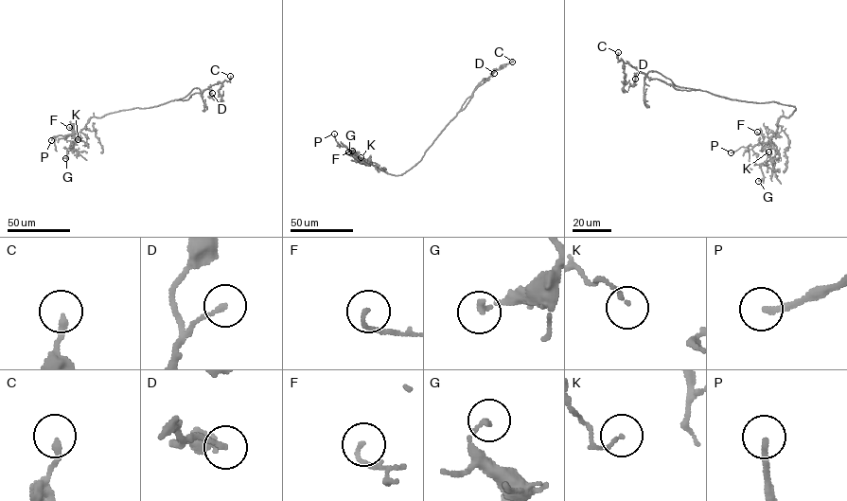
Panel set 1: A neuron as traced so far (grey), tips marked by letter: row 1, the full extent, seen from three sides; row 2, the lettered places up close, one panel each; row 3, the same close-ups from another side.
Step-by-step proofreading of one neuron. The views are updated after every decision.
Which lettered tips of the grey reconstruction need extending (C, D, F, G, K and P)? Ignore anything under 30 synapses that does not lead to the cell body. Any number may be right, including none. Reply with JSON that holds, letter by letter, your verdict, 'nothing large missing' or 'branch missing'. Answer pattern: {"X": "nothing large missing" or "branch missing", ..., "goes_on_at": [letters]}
{"C": "nothing large missing", "D": "nothing large missing", "F": "nothing large missing", "G": "nothing large missing", "K": "nothing large missing", "P": "branch missing", "goes_on_at": ["P"]}

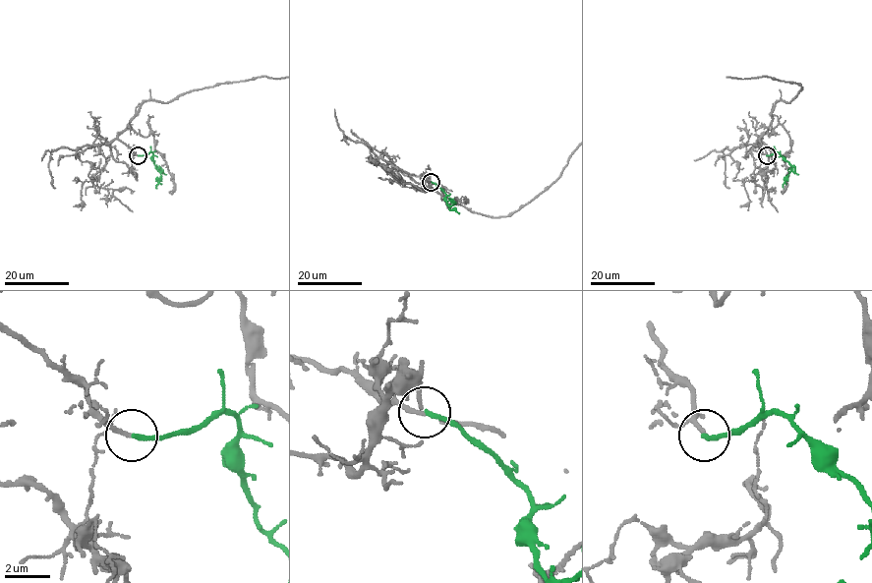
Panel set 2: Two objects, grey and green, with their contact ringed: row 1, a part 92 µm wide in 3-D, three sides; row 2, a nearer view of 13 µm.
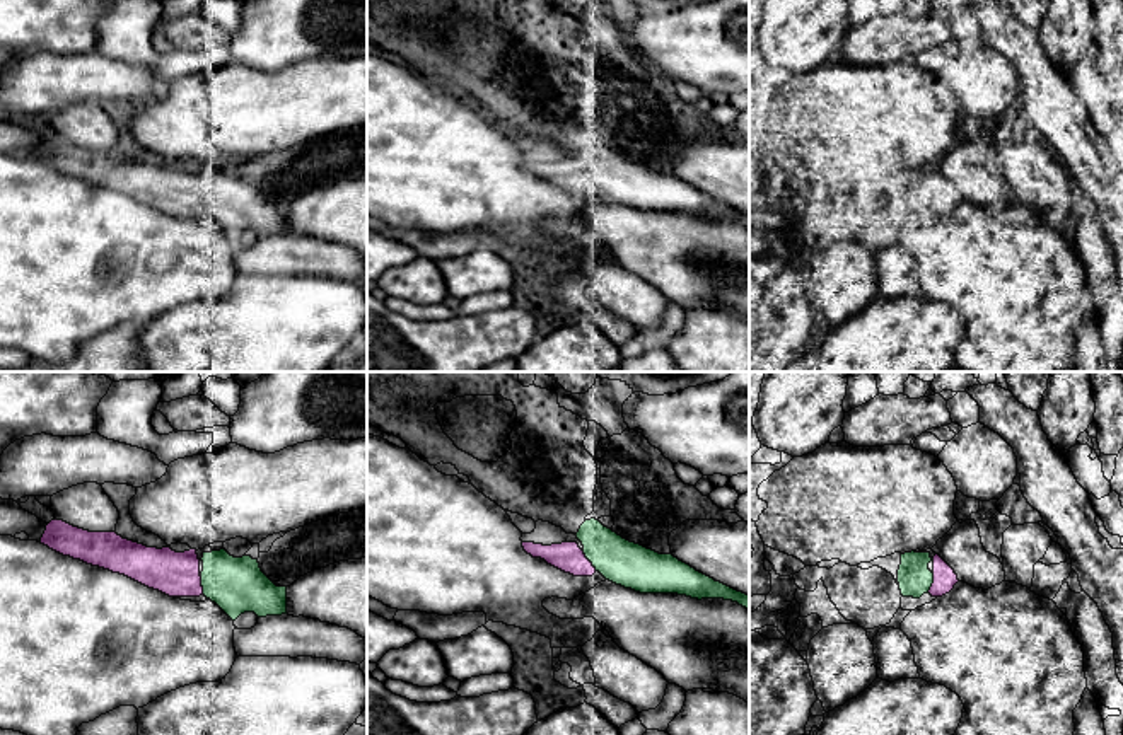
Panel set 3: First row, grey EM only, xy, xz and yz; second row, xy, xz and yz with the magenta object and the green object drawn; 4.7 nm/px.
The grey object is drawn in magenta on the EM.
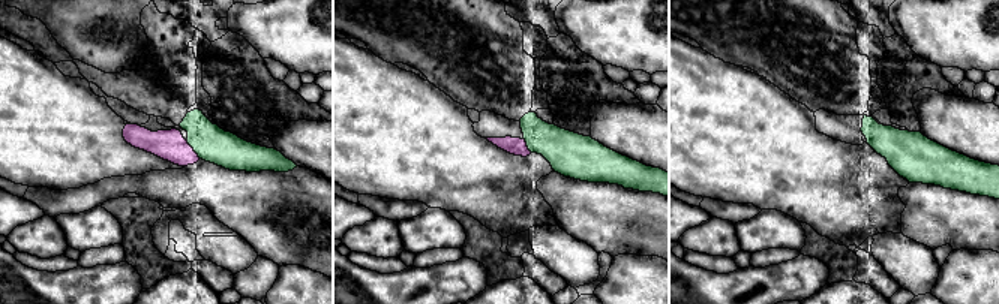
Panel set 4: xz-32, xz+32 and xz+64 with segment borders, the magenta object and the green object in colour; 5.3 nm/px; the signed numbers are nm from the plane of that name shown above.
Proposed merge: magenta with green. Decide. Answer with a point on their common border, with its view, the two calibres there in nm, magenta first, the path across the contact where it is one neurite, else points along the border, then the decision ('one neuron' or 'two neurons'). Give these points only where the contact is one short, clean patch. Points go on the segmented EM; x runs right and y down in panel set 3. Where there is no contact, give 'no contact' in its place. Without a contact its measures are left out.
contact xz (587, 560); calibres 140 and 220 nm; one neuron

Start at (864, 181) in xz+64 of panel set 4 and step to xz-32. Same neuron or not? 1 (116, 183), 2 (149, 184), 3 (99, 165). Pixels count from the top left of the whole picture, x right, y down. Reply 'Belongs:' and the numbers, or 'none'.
Belongs: 3

